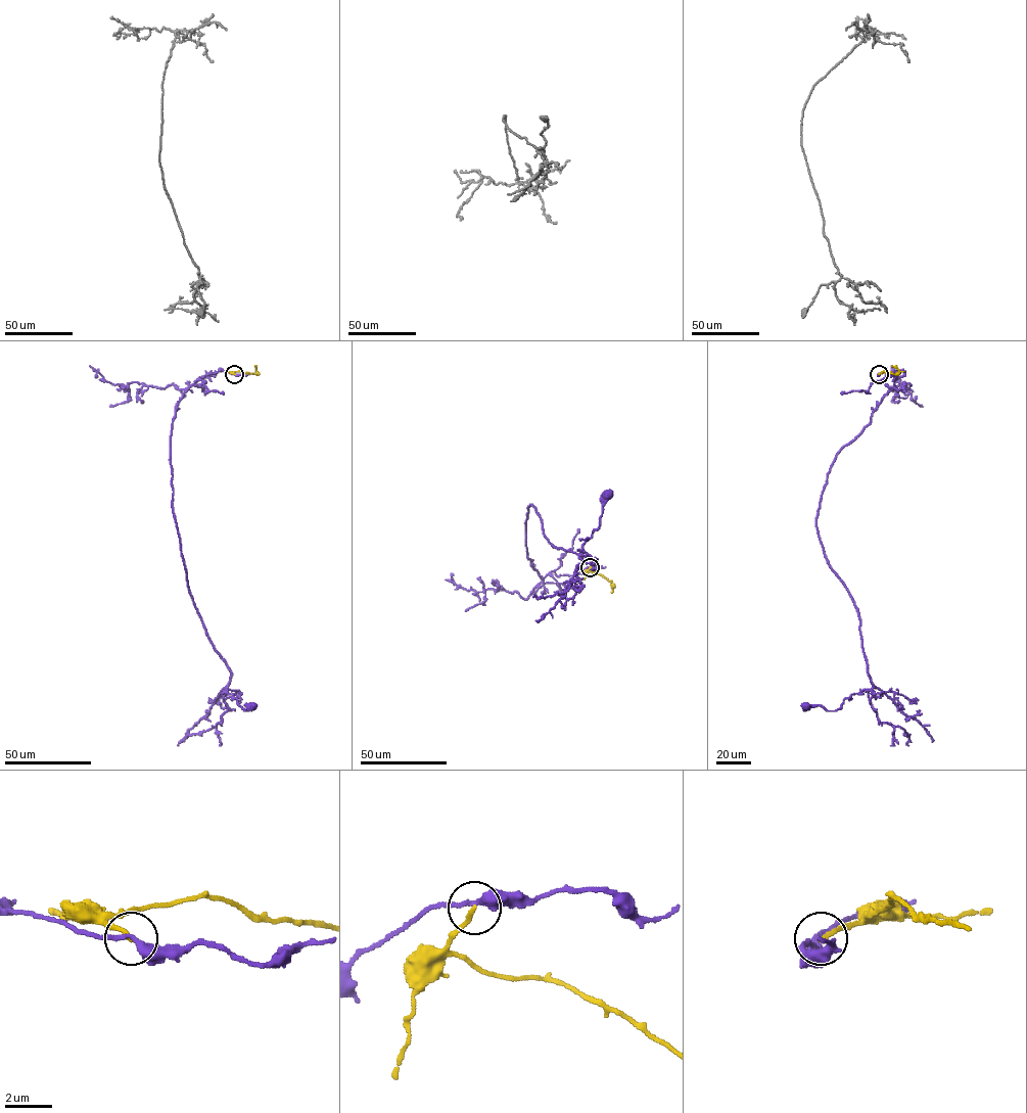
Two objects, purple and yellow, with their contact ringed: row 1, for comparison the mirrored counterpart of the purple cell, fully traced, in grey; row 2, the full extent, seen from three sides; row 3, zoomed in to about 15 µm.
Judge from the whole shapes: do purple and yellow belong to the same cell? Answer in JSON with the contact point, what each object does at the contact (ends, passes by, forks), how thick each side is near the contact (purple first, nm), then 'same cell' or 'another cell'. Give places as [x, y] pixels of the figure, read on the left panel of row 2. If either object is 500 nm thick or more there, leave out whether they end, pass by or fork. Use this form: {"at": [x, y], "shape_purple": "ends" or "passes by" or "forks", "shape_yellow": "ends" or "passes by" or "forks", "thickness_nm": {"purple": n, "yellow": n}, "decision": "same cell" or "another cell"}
{"at": [234, 374], "shape_purple": "passes by", "shape_yellow": "ends", "thickness_nm": {"purple": 300, "yellow": 190}, "decision": "another cell"}

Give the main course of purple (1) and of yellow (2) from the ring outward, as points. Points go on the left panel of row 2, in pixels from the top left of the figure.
1: (234, 374), (199, 377), (176, 407), (172, 507), (189, 592), (231, 673), (226, 693), (243, 710), (251, 705)
2: (234, 374), (241, 371), (257, 374), (254, 366)

